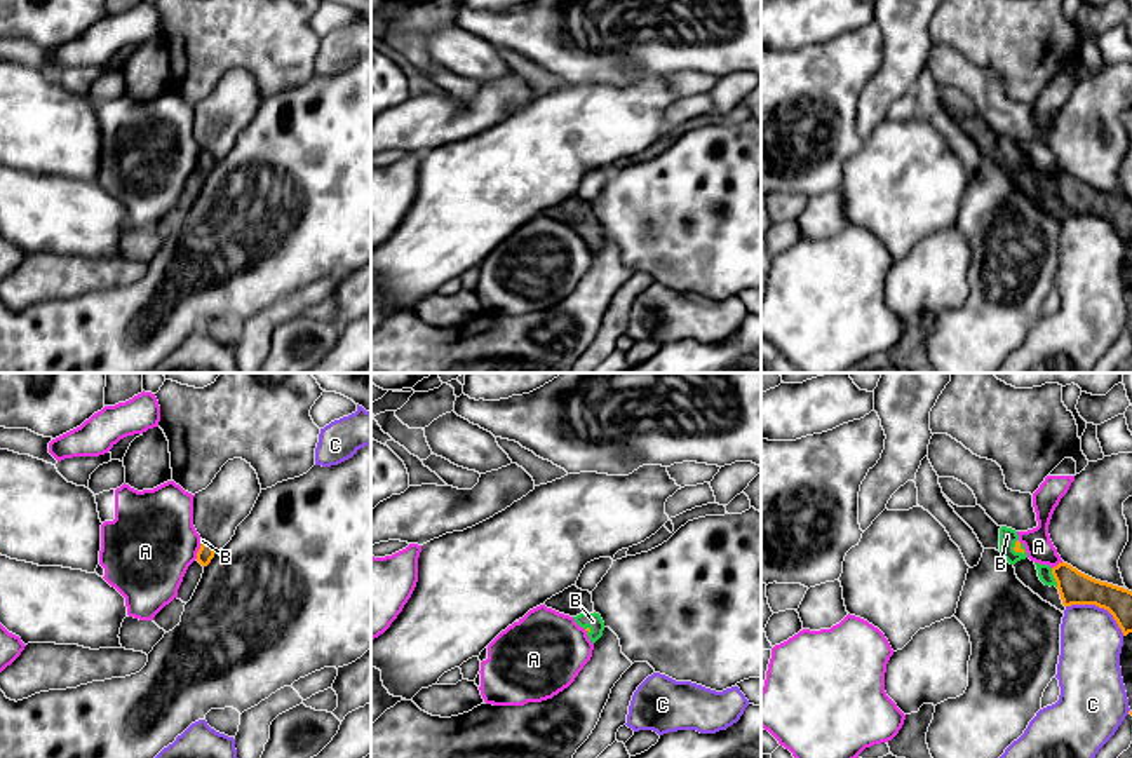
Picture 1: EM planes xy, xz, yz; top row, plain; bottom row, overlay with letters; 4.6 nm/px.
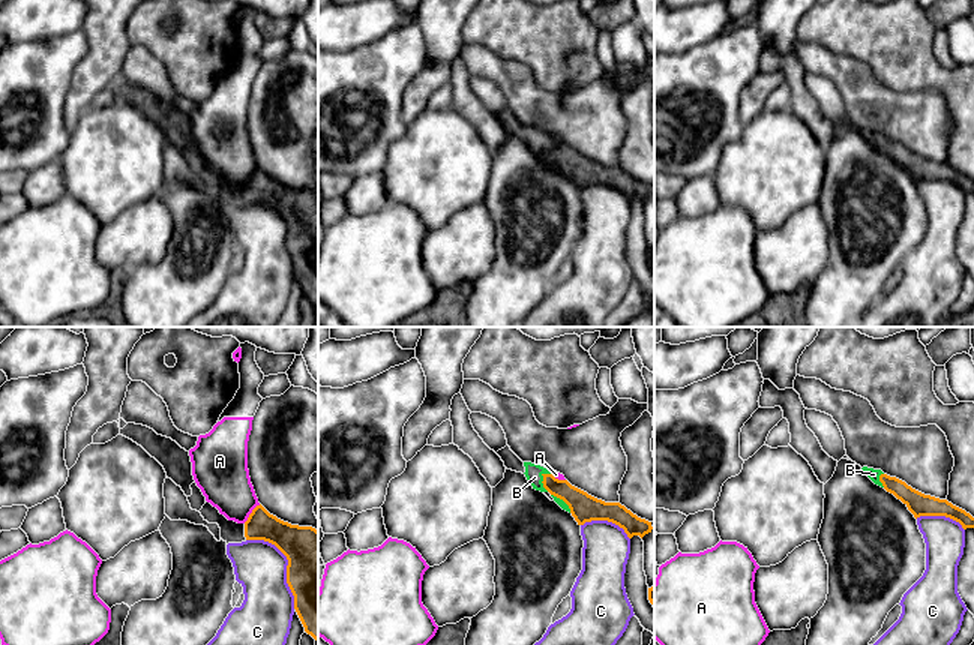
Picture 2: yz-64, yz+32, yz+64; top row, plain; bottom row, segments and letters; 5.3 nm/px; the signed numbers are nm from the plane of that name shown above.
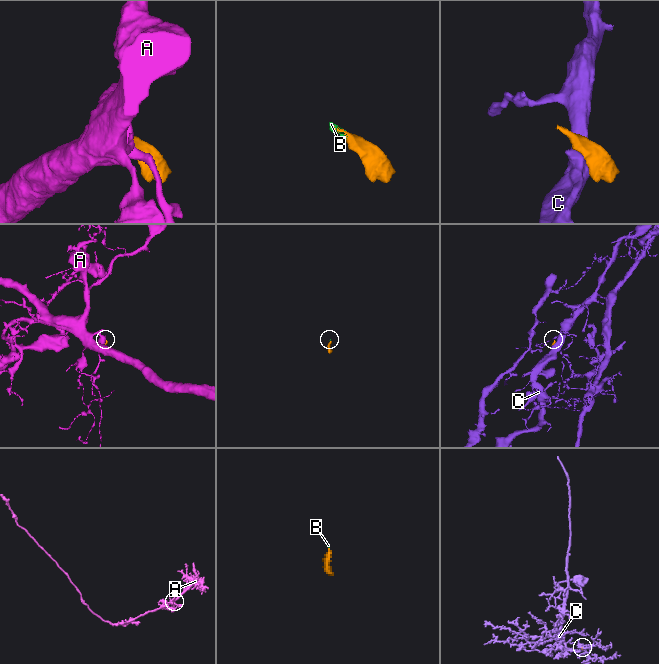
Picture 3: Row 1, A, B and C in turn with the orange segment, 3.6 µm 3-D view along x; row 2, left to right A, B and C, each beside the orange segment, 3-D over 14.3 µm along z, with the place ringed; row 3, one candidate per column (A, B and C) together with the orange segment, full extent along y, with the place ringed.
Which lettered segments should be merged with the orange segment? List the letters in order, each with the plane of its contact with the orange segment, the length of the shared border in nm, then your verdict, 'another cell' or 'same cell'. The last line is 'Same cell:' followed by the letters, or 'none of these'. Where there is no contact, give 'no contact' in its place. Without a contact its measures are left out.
A: xy | 70 nm | another cell
B: yz | 90 nm | same cell
C: yz | 300 nm | another cell
Same cell: B

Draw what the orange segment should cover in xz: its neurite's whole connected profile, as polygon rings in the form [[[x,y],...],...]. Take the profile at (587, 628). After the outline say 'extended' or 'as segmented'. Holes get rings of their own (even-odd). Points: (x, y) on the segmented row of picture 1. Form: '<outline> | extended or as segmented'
[[[571,585],[547,599],[543,605],[573,617],[575,622],[587,631],[592,645],[603,636],[604,622],[601,615],[594,612],[592,594],[589,591]]] | extended

